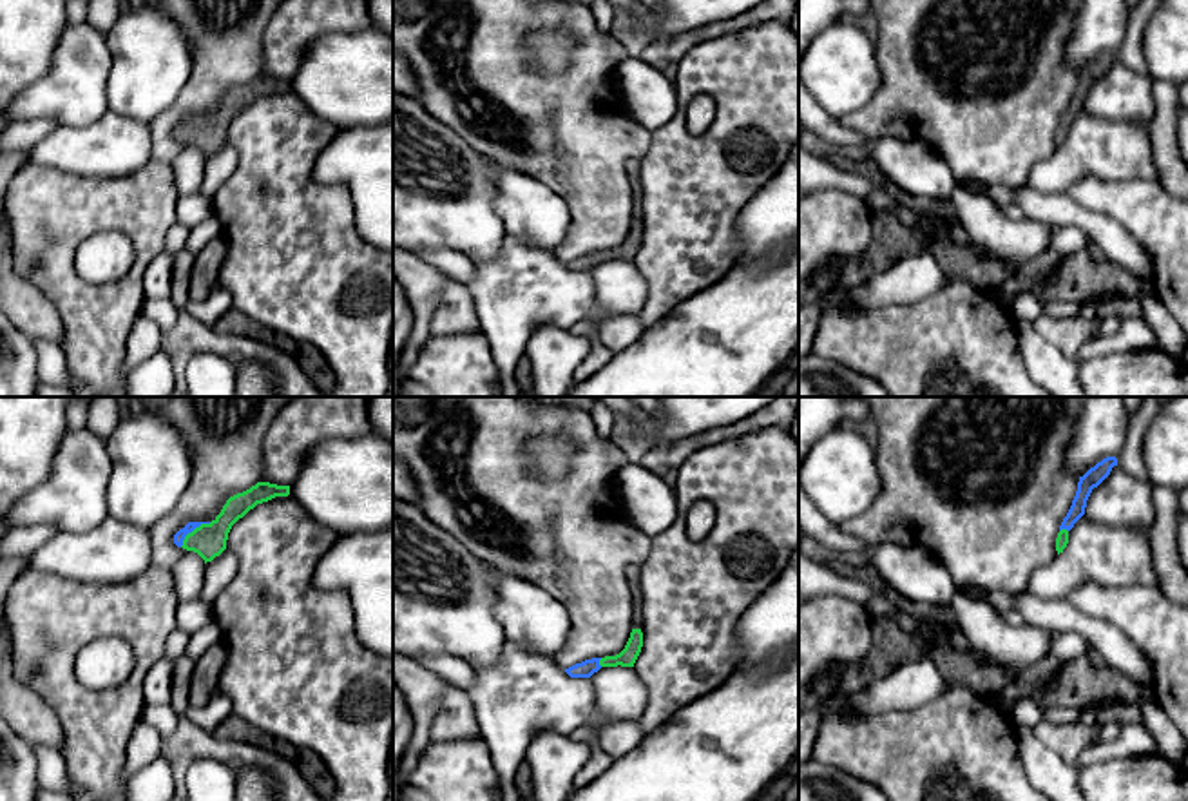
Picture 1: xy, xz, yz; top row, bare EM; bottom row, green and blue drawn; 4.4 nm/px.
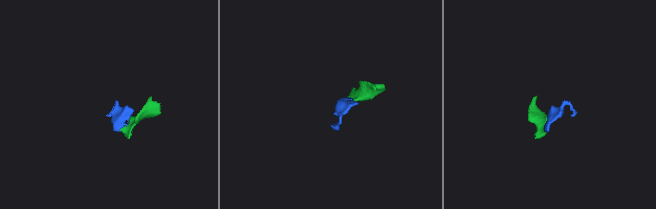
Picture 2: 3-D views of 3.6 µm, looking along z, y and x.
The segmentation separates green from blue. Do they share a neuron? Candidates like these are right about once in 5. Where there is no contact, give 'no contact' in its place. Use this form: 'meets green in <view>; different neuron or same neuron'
meets green in xy; same neuron

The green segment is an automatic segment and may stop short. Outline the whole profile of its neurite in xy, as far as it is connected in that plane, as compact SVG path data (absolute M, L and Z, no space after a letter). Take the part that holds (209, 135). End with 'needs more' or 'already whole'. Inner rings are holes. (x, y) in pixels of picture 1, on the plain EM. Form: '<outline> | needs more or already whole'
M257 76L250 83L230 91L212 116L188 116L174 129L174 138L197 147L205 158L212 156L226 143L228 127L239 112L243 112L257 98L288 89L290 80Z | needs more

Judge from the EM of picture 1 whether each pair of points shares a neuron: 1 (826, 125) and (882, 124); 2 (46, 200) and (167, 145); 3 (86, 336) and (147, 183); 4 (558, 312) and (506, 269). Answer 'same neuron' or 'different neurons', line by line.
1: different neurons
2: different neurons
3: same neuron
4: same neuron

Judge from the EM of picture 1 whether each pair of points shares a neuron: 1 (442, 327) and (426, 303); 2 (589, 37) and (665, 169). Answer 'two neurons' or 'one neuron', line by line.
1: two neurons
2: two neurons

